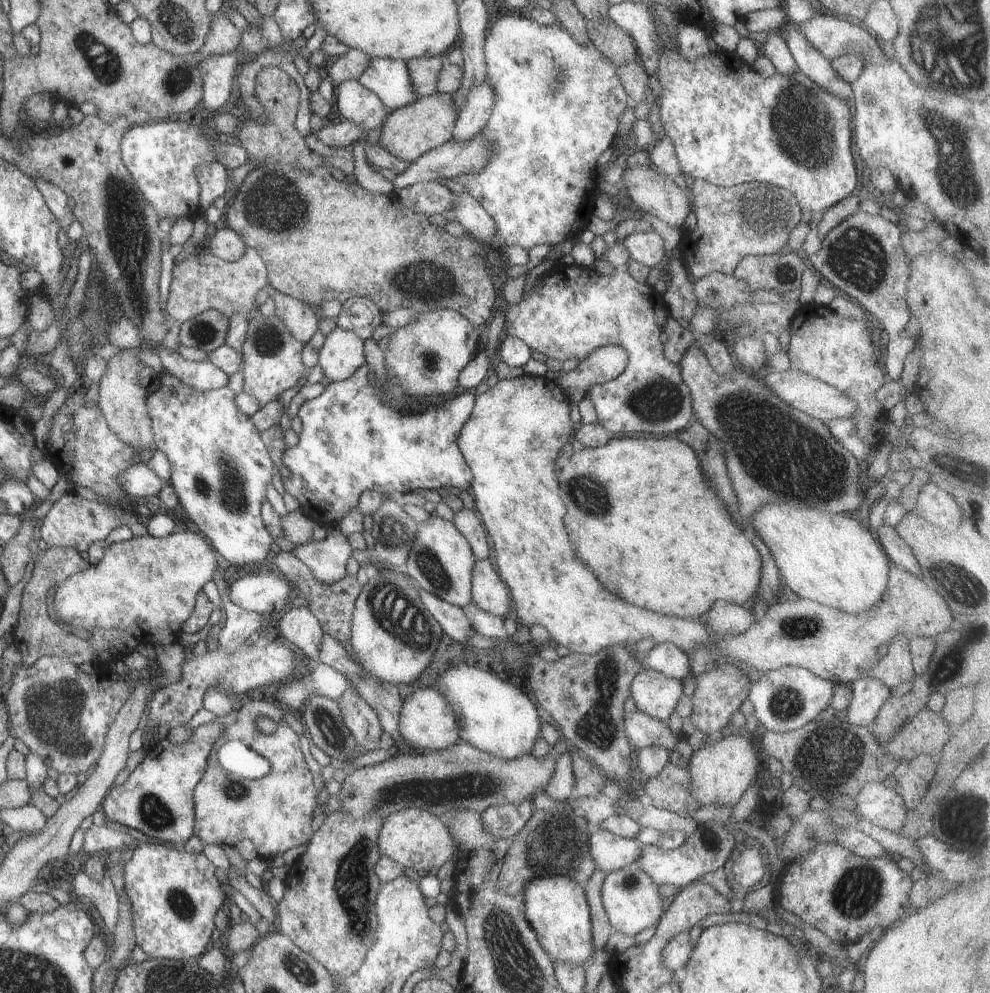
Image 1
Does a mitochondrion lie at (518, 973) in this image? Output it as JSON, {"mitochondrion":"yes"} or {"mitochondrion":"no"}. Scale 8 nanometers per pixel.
{"mitochondrion":"yes"}

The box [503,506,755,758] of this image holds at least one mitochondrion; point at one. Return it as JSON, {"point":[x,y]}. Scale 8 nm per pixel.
{"point":[597,727]}

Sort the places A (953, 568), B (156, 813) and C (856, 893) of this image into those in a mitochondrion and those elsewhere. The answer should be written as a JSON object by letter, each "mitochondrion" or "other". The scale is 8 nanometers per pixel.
{"A":"mitochondrion","B":"mitochondrion","C":"mitochondrion"}

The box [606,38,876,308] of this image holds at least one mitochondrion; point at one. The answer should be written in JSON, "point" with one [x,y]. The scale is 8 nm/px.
{"point":[798,122]}

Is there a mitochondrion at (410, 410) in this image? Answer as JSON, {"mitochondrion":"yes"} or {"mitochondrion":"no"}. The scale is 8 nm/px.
{"mitochondrion":"no"}

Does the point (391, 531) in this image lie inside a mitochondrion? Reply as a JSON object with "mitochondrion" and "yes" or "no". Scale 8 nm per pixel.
{"mitochondrion":"yes"}

